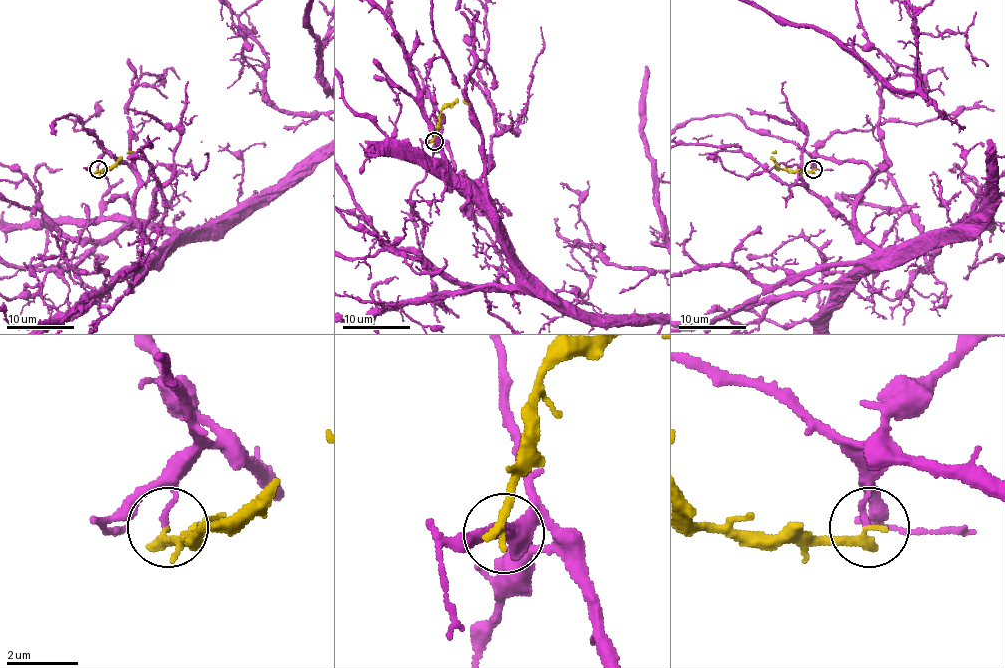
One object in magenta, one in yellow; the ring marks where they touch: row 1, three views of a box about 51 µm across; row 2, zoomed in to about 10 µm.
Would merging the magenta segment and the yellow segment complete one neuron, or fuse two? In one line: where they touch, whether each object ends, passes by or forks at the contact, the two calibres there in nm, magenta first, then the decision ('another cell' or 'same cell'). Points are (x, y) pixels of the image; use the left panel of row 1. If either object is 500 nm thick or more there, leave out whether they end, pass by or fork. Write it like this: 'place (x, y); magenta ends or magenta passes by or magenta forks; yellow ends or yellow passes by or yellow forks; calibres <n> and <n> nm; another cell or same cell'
place (98, 169); magenta ends; yellow ends; calibres 140 and 280 nm; another cell

